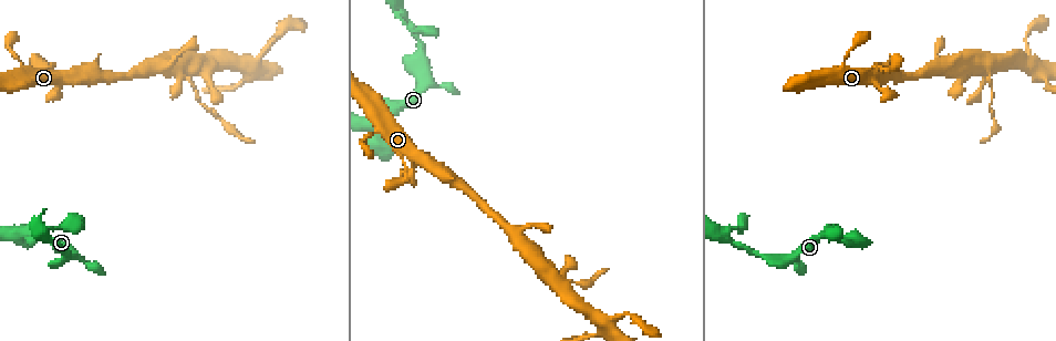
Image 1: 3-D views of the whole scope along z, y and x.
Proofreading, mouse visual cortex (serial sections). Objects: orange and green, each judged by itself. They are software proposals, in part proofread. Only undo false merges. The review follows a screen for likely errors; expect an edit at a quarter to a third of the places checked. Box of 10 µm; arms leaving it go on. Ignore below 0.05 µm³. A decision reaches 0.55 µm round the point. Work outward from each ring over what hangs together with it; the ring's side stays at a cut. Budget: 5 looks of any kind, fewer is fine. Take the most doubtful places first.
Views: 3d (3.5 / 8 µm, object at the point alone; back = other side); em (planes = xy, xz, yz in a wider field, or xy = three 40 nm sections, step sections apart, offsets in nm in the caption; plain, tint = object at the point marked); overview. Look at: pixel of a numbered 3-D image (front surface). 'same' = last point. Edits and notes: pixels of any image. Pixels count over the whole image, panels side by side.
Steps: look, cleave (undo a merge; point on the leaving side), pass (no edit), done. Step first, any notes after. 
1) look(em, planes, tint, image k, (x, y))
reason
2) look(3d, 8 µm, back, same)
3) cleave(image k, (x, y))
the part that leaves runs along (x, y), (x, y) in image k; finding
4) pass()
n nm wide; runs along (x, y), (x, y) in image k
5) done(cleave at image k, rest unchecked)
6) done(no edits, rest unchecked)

look(3d, 3.5 µm, image 1, (48, 237))
a narrow waist

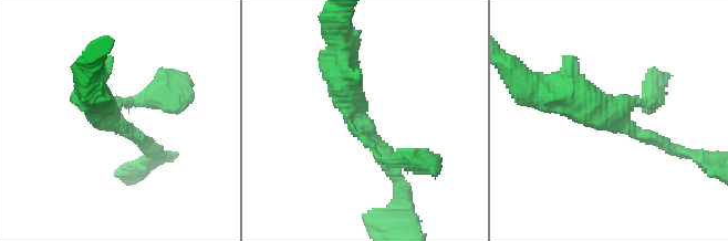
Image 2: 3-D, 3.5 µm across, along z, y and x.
look(em, xy, step 1, tint, image 2, (120, 124))
shape alone is not enough

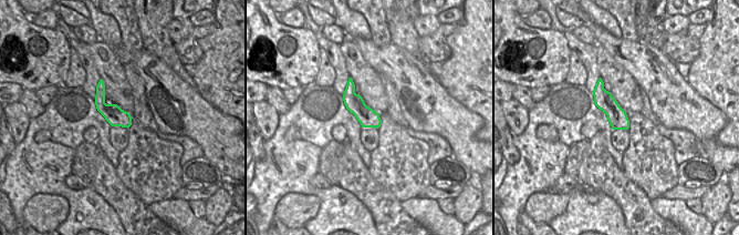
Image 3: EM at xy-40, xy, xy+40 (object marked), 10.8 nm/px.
look(em, planes, tint, same)
cut it another way

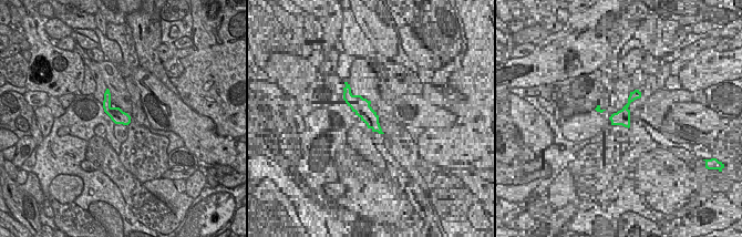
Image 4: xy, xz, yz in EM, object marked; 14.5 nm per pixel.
pass()
runs along (677, 150), (604, 119), (578, 83) in image 2; continuous, no second cell

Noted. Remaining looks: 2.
look(3d, 3.5 µm, image 1, (988, 70))
thin arm on a thick one

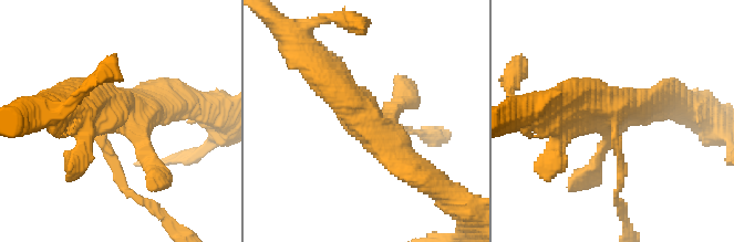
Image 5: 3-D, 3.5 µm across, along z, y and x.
look(em, xy, step 1, tint, image 5, (350, 121))

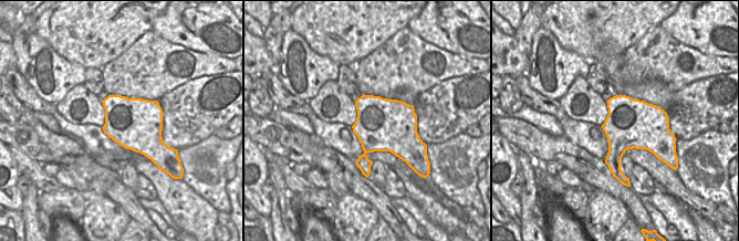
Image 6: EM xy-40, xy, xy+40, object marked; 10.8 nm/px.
cleave(image 5, (620, 174))
the part that leaves runs along (614, 134), (623, 218) in image 5; two cells meet here

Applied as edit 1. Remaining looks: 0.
done(cleave at image 5, rest unchecked)

